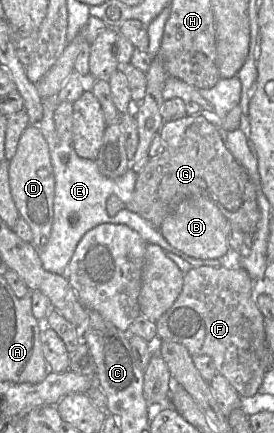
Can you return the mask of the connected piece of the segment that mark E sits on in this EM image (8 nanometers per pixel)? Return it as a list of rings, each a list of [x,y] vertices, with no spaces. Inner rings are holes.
[[[43,98],[43,117],[38,123],[33,123],[31,125],[37,125],[45,138],[50,152],[51,164],[55,177],[55,196],[54,196],[54,215],[53,215],[53,225],[51,230],[51,235],[48,240],[48,243],[44,246],[44,251],[40,254],[40,259],[42,261],[43,267],[46,271],[58,274],[58,275],[66,275],[69,262],[75,252],[75,249],[80,242],[81,238],[84,236],[86,232],[90,229],[96,227],[97,225],[103,223],[112,223],[112,224],[124,224],[135,230],[140,234],[143,240],[149,244],[156,244],[160,246],[167,252],[174,253],[180,256],[182,259],[190,263],[193,268],[202,267],[202,266],[212,266],[212,267],[223,267],[223,268],[237,268],[239,266],[239,261],[234,259],[233,257],[239,257],[239,254],[233,254],[229,252],[226,256],[218,258],[218,259],[197,259],[191,256],[188,256],[181,250],[174,248],[171,246],[167,240],[162,236],[159,229],[156,229],[150,222],[141,217],[140,215],[130,211],[126,207],[121,209],[117,214],[111,216],[107,211],[107,202],[112,197],[116,197],[120,199],[124,204],[127,204],[134,192],[135,184],[137,180],[138,173],[130,167],[127,172],[118,177],[118,178],[107,178],[101,174],[97,162],[95,160],[89,160],[85,158],[81,158],[75,152],[71,143],[65,143],[58,138],[55,123],[54,123],[54,108],[56,104],[55,98]]]

